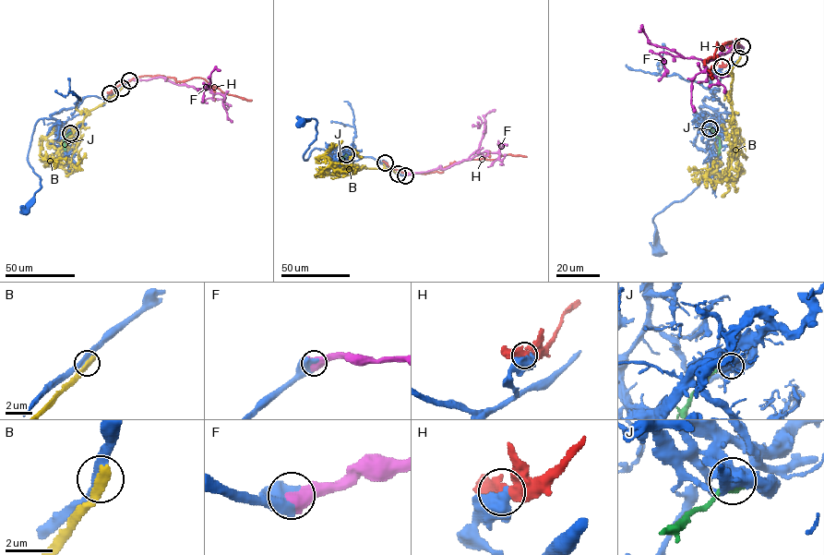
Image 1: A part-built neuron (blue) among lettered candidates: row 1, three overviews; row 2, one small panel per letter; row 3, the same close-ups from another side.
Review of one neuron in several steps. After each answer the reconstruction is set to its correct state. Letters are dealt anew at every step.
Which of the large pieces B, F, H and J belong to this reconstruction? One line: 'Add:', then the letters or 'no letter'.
Add: F

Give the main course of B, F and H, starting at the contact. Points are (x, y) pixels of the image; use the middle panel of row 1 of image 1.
B: (397, 174), (390, 169), (364, 167), (347, 171), (335, 167), (323, 154), (315, 157), (316, 160), (318, 158)
F: (405, 175), (434, 170), (440, 165), (445, 169), (484, 151), (496, 152), (498, 143), (507, 145)
H: (385, 162), (407, 174), (427, 174), (442, 173), (441, 168), (469, 160), (495, 160), (508, 154), (526, 156)

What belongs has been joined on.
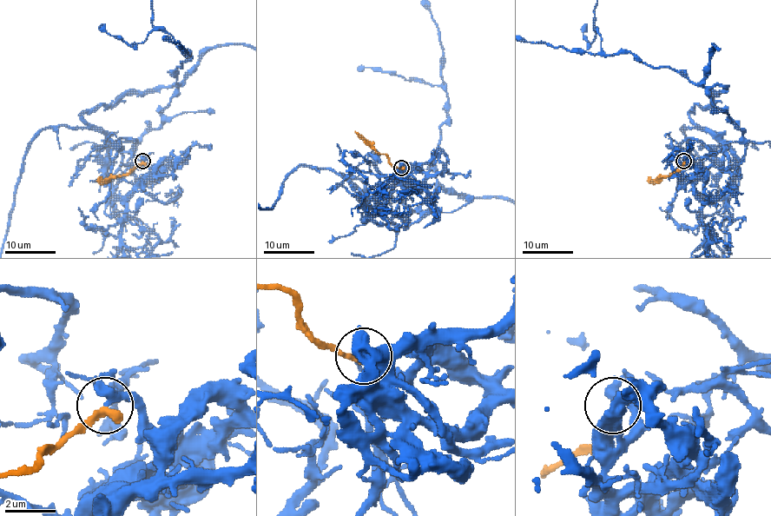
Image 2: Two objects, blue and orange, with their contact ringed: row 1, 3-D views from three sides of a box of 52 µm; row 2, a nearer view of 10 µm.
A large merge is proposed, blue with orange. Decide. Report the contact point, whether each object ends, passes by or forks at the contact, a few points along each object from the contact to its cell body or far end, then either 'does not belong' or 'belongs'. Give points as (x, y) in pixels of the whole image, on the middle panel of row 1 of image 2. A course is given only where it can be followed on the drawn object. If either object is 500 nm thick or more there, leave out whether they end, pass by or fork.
at (401, 168); blue passes by; orange ends there; orange runs (400, 168), (396, 168), (384, 154), (379, 154), (355, 131); belongs

